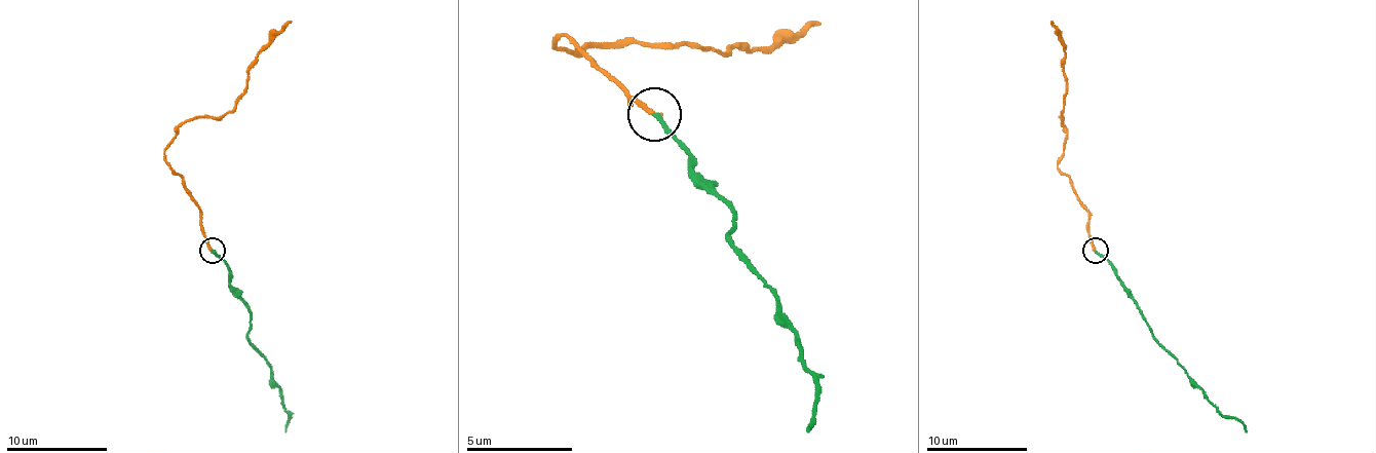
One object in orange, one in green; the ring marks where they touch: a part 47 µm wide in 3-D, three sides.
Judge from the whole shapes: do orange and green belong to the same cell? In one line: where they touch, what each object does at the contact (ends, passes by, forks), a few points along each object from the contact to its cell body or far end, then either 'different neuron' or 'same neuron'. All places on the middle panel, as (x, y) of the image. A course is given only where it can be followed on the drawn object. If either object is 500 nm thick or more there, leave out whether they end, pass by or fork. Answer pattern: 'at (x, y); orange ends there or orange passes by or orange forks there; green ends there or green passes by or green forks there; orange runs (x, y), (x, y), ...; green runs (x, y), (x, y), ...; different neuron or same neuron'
at (654, 114); orange ends there; green ends there; orange runs (655, 113), (628, 102), (571, 38), (555, 43), (581, 54), (597, 43), (746, 49), (793, 43), (819, 23); green runs (655, 113), (687, 150), (692, 165), (735, 208), (730, 246), (777, 298), (777, 319), (814, 378), (809, 430); same neuron

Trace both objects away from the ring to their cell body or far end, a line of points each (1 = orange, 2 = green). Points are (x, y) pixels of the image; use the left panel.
1: (213, 251), (164, 147), (185, 121), (233, 109), (256, 55), (291, 21)
2: (213, 251), (228, 266), (230, 284), (251, 311), (249, 342), (271, 370), (271, 382), (289, 412), (287, 432)

